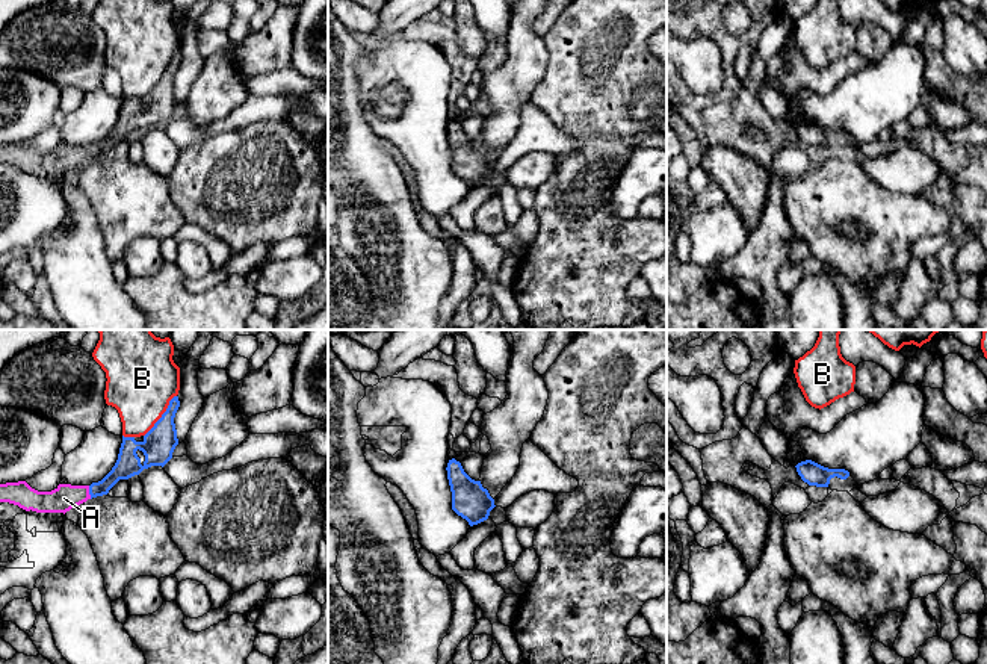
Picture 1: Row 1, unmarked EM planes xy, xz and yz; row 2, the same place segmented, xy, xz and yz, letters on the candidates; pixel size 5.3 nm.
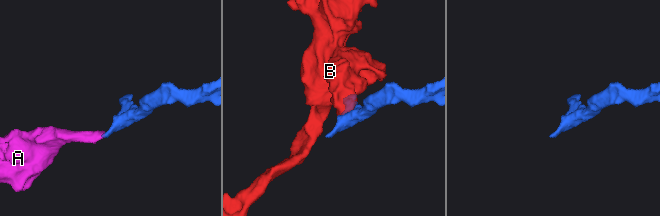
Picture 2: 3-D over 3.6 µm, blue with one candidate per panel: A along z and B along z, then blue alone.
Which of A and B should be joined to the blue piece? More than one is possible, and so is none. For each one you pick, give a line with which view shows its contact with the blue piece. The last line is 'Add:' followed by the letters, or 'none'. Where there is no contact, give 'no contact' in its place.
A: meets blue in xy
Add: A

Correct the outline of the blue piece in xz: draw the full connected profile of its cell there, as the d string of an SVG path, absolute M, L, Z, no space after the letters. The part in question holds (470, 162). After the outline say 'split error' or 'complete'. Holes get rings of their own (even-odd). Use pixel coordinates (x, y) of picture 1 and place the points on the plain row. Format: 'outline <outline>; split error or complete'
outline M455 119L447 124L447 141L452 153L452 171L466 180L470 188L488 180L496 168L481 142L472 141Z; complete

